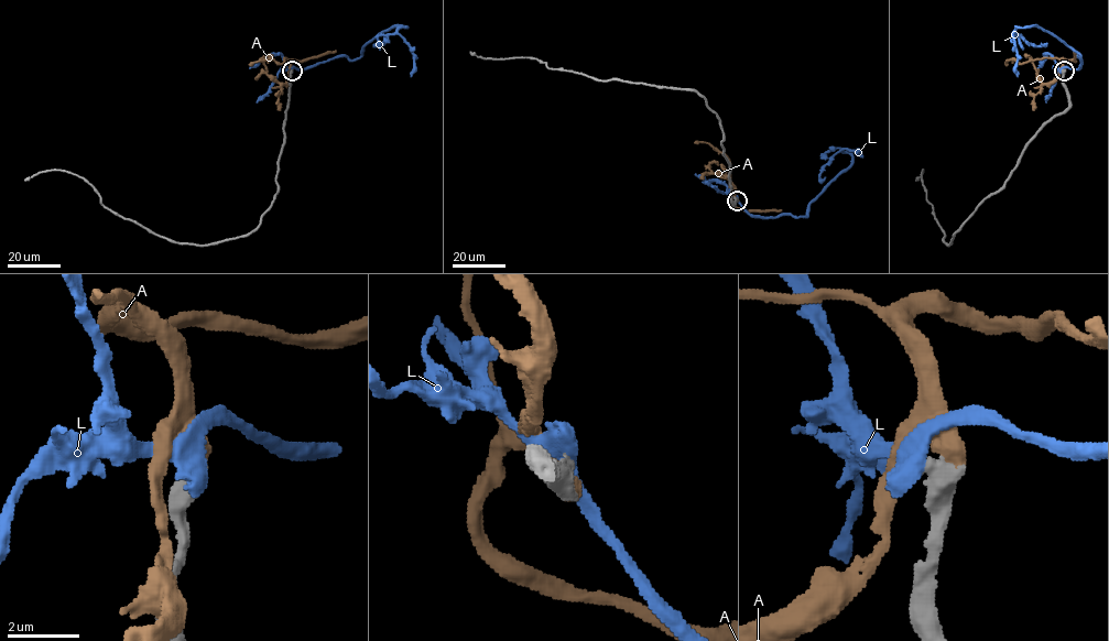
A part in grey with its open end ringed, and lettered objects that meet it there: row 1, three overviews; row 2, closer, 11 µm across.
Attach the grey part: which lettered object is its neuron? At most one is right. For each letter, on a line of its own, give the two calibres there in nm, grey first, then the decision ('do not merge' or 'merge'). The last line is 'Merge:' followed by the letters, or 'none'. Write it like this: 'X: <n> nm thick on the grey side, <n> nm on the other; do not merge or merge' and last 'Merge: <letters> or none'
A: 650 nm thick on the grey side, 600 nm on the other; merge
L: 650 nm thick on the grey side, 500 nm on the other; do not merge
Merge: A

